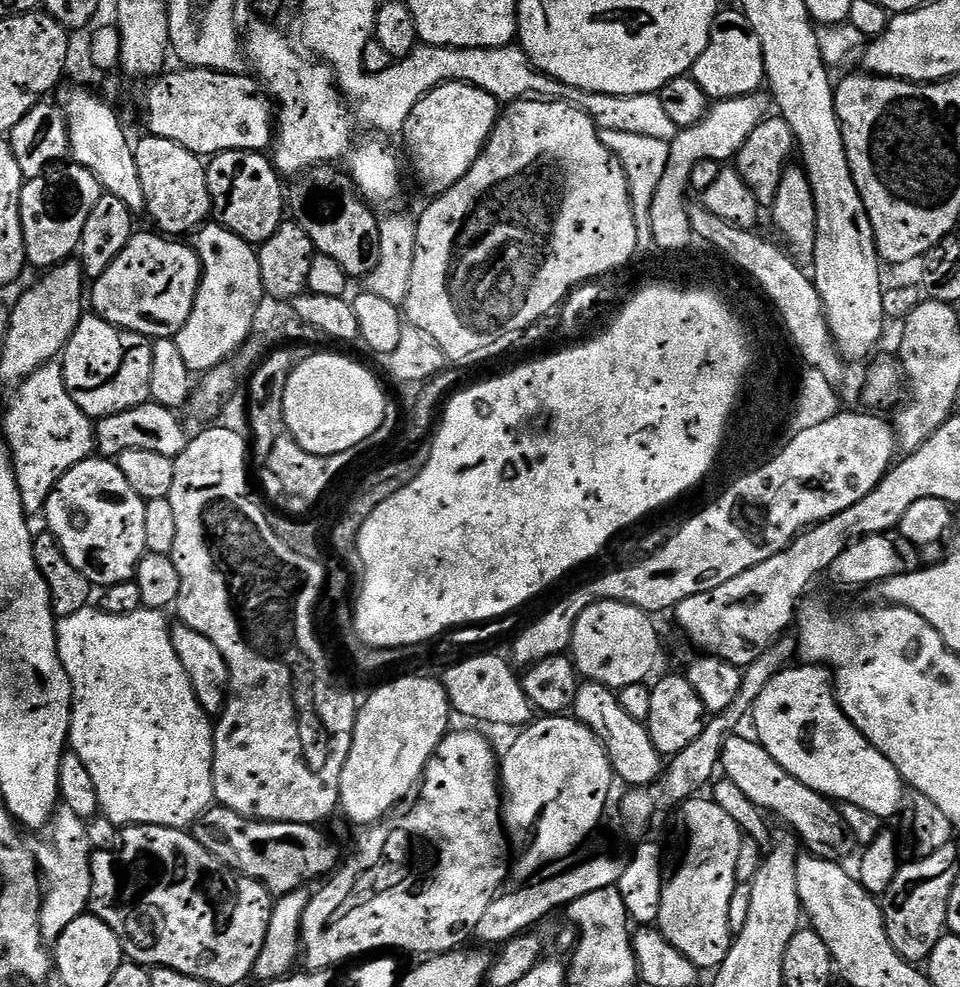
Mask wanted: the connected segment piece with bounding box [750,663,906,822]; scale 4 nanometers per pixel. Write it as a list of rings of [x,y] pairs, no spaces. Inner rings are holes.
[[[801,663],[800,668],[789,666],[770,682],[766,682],[766,690],[758,694],[756,705],[752,707],[750,720],[756,723],[755,739],[769,752],[798,782],[810,786],[810,790],[821,792],[833,802],[862,806],[862,810],[870,810],[870,814],[878,814],[881,821],[888,822],[891,816],[901,815],[906,804],[904,792],[906,785],[900,779],[900,771],[888,761],[876,747],[860,733],[860,729],[852,725],[846,718],[844,709],[836,700],[834,676],[827,667],[818,664]]]

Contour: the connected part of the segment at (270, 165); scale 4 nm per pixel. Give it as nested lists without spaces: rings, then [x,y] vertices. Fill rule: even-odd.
[[[234,150],[217,152],[206,164],[211,219],[253,246],[264,244],[286,219],[286,188],[283,183],[280,185],[282,176],[276,171],[275,163],[266,157],[264,152]]]

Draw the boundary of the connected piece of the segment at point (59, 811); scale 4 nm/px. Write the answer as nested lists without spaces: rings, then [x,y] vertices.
[[[57,807],[51,821],[52,853],[48,856],[48,868],[58,883],[53,886],[52,893],[40,904],[40,933],[45,941],[54,942],[60,931],[66,930],[74,918],[85,915],[89,911],[90,890],[92,889],[92,854],[94,849],[88,837],[88,824],[74,810]]]

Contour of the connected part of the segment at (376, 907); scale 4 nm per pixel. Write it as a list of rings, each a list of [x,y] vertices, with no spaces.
[[[449,731],[443,742],[436,748],[436,753],[428,759],[428,765],[424,767],[424,774],[418,785],[418,795],[415,800],[416,805],[413,808],[405,807],[400,810],[405,810],[405,812],[397,811],[375,825],[371,829],[372,837],[357,850],[356,857],[345,868],[344,865],[337,867],[336,871],[327,877],[326,883],[323,885],[325,888],[317,896],[315,893],[309,899],[304,911],[304,917],[300,923],[302,960],[303,963],[304,960],[308,963],[305,965],[309,969],[331,968],[334,964],[352,962],[357,958],[379,953],[381,950],[399,950],[404,954],[419,954],[424,958],[440,956],[443,952],[457,951],[457,949],[467,945],[475,937],[476,927],[482,919],[482,913],[486,911],[486,906],[490,906],[490,902],[496,899],[498,893],[505,887],[505,885],[503,886],[504,879],[510,876],[510,856],[508,860],[509,837],[506,835],[502,819],[502,788],[498,783],[498,756],[492,753],[491,742],[480,732]]]

